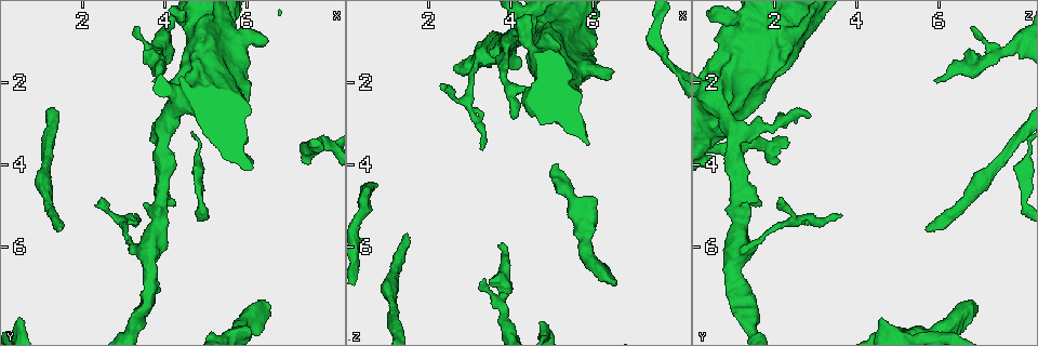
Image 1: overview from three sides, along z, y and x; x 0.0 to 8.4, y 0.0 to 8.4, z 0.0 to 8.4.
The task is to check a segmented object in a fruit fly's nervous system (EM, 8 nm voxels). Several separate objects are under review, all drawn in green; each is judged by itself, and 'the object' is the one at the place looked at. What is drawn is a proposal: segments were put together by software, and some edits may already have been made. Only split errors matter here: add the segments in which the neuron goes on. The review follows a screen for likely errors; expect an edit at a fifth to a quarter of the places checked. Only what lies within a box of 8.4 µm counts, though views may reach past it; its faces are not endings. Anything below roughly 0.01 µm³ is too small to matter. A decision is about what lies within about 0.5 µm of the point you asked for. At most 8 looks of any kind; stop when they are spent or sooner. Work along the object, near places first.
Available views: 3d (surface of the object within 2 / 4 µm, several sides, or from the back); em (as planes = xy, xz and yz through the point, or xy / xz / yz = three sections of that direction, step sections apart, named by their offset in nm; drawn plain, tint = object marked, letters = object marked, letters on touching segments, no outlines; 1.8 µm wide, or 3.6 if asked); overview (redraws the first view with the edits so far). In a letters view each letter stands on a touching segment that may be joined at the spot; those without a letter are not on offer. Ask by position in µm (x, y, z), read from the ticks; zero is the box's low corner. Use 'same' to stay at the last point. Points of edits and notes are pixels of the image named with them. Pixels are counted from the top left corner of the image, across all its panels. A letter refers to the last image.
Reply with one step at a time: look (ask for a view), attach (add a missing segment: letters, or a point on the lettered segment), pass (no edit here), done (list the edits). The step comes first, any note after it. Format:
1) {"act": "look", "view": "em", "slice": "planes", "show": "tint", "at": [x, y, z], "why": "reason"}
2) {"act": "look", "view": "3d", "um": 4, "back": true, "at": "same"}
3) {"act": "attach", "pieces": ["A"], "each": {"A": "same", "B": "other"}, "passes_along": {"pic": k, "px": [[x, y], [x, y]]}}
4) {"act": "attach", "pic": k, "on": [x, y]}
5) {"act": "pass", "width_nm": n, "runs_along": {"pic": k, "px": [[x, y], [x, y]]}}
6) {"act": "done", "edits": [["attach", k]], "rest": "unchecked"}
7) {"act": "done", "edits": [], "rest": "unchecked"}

{"act": "look", "view": "3d", "um": 4, "at": [6.45, 1.10, 1.85], "why": "thick end"}

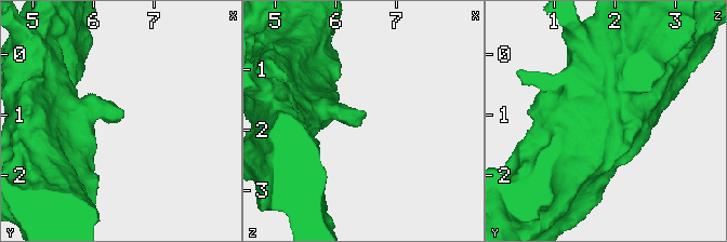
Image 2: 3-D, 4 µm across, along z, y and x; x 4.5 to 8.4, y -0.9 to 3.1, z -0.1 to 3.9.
{"act": "look", "view": "em", "um": 3.6, "slice": "planes", "show": "plain", "at": [6.45, 1.15, 1.90]}

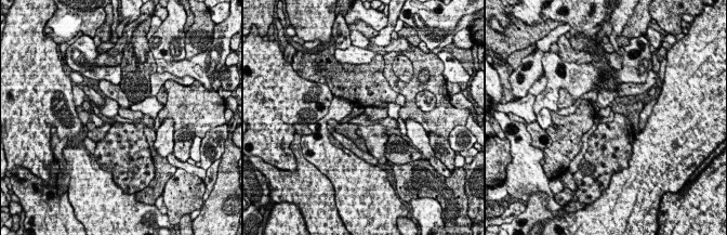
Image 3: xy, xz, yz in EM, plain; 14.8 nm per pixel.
{"act": "look", "view": "em", "um": 3.6, "slice": "planes", "show": "letters", "at": "same", "why": "what lies round it"}

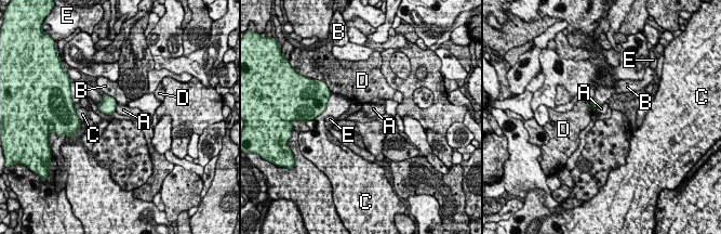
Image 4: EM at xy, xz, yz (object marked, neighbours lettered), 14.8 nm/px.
{"act": "pass", "each": {"A": "other", "B": "other", "C": "other", "D": "other", "E": "other"}, "border": {"pic": 4, "px": [[117, 103], [115, 111]]}, "found": "no lettered segment goes on from it"}

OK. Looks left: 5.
{"act": "look", "view": "3d", "um": 2, "at": [1.50, 5.50, 5.75], "why": "an open end"}

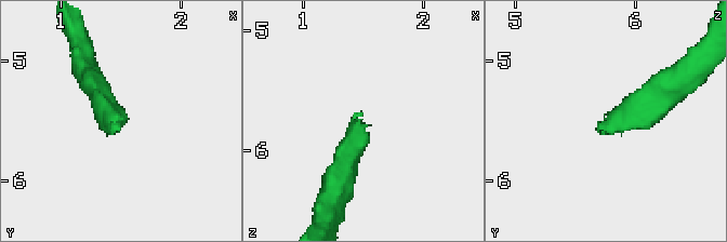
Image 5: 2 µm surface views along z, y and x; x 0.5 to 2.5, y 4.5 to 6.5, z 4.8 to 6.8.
{"act": "look", "view": "em", "slice": "xy", "step": 16, "show": "letters", "at": [1.50, 5.54, 5.70], "why": "now the EM"}

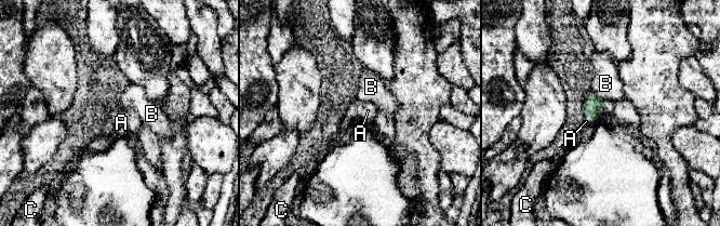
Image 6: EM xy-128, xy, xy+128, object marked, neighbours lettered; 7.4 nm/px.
{"act": "look", "view": "em", "slice": "planes", "show": "letters", "at": "same", "why": "another direction"}

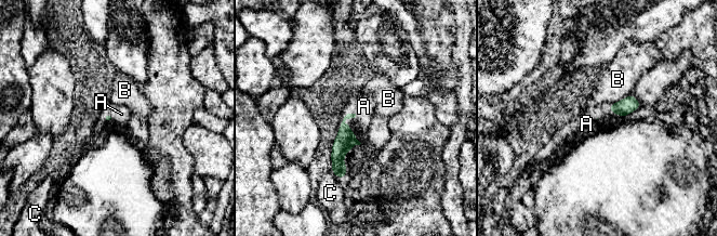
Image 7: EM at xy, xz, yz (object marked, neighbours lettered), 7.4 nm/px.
{"act": "attach", "pieces": ["A"], "each": {"A": "same", "B": "other", "C": "other"}, "passes_along": {"pic": 7, "px": [[345, 140], [345, 123], [363, 106]]}, "found": "it goes on there"}

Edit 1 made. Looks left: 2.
{"act": "look", "view": "em", "slice": "planes", "show": "letters", "at": [3.75, 2.05, 6.00], "why": "an open end"}

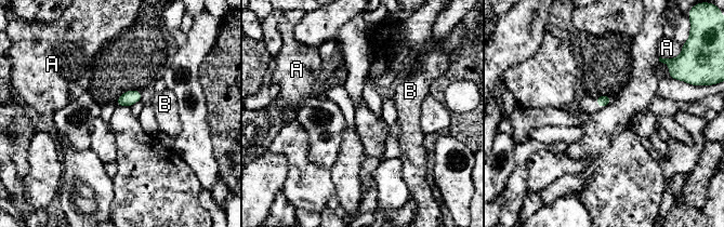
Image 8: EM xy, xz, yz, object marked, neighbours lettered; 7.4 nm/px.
{"act": "pass", "each": {"A": "other", "B": "other"}, "found": "none of them fits"}

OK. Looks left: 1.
{"act": "look", "view": "em", "slice": "planes", "show": "letters", "at": [6.55, 7.35, 6.85], "why": "an open end"}

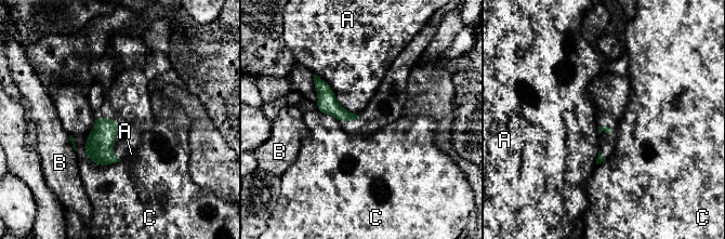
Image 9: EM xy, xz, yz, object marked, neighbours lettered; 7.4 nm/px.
{"act": "pass", "each": {"A": "other", "B": "other", "C": "other"}, "border": {"pic": 9, "px": [[313, 72], [357, 115]]}, "found": "no lettered segment goes on from it"}

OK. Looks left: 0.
{"act": "done", "edits": [["attach", 7]], "rest": "unchecked"}

